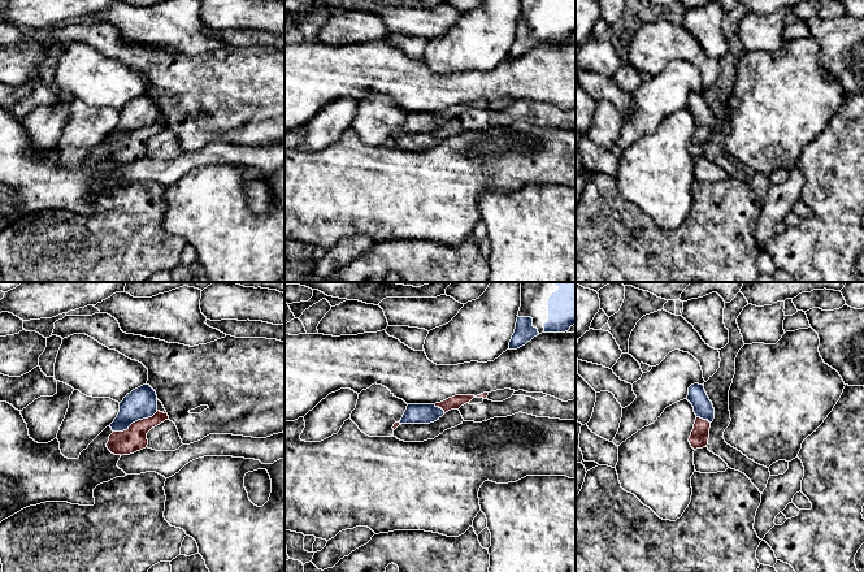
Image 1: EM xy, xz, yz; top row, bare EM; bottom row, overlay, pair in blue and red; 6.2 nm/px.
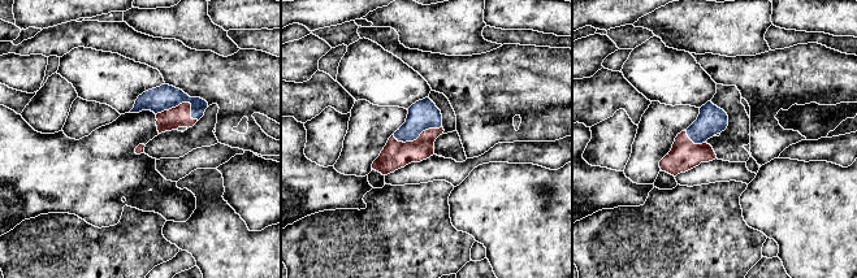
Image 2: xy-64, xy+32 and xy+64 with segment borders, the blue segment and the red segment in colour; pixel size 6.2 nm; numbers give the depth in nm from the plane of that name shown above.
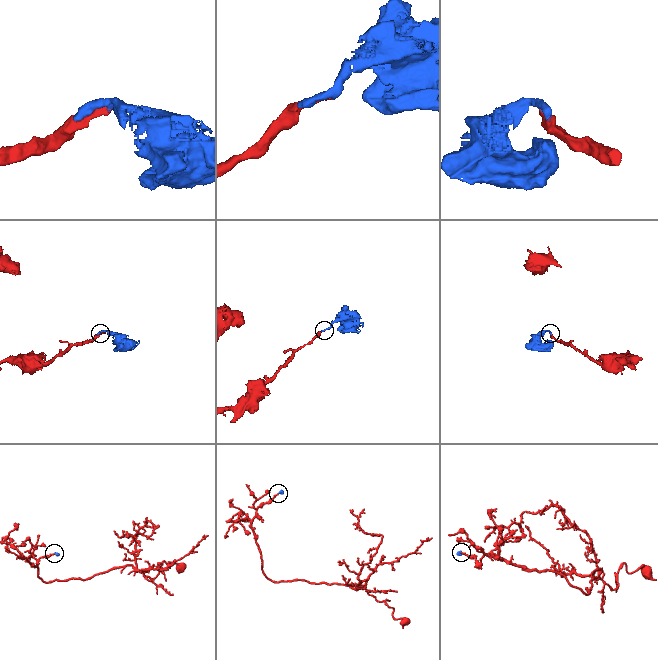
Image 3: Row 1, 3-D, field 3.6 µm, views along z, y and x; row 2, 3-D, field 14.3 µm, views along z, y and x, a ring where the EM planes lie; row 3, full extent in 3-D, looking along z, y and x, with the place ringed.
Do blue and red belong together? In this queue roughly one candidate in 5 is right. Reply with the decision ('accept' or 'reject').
accept

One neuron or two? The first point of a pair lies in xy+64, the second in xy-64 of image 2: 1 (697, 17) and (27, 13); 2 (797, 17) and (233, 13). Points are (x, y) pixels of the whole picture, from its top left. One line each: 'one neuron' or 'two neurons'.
1: two neurons
2: one neuron

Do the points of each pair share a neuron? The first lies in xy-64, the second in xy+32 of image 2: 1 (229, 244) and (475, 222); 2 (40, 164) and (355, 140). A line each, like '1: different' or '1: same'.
1: same
2: different

